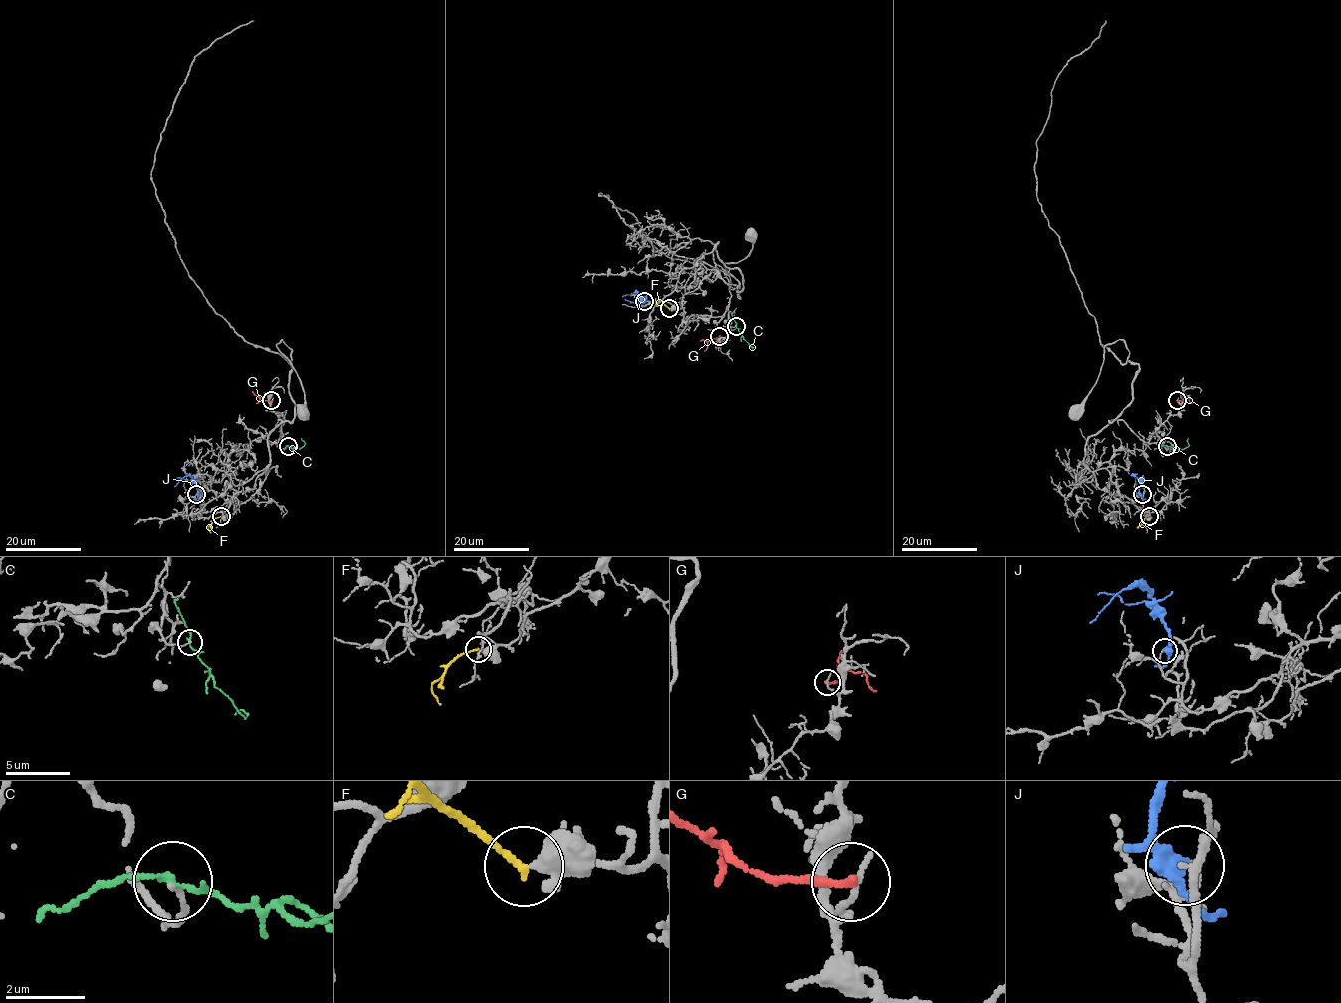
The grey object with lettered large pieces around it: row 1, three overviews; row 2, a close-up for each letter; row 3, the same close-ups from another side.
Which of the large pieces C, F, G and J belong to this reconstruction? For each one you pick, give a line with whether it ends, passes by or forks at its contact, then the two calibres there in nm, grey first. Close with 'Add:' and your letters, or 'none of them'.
F: it ends; calibres 500 and 160 nm
Add: F

